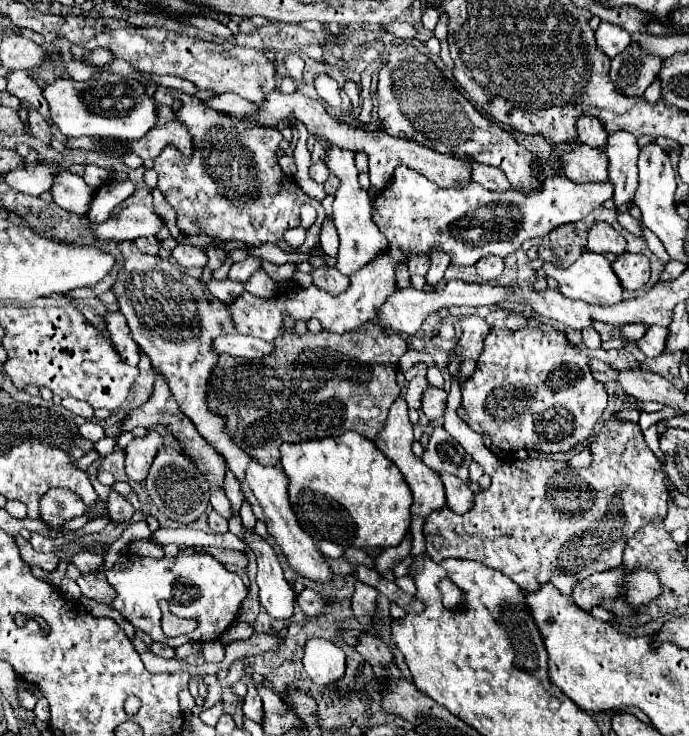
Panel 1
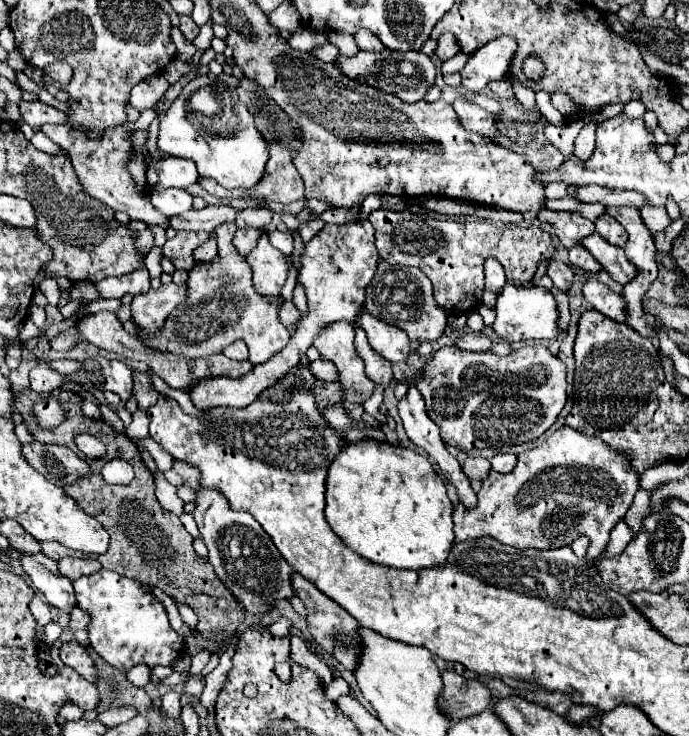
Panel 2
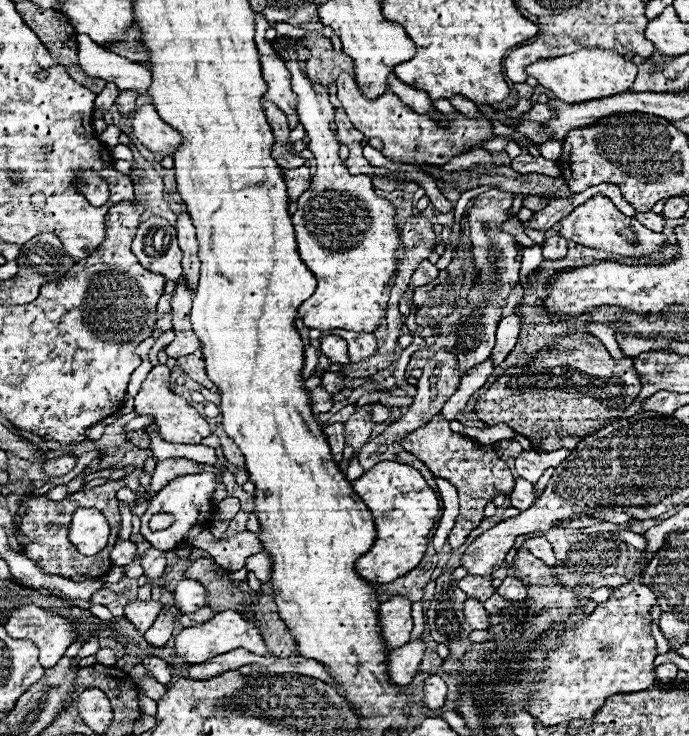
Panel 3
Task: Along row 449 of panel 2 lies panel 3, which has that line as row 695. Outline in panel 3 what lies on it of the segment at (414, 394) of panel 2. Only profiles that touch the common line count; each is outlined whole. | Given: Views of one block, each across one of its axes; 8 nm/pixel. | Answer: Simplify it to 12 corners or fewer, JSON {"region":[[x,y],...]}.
{"region":[[440,676],[424,680],[424,706],[442,708],[448,688]]}

